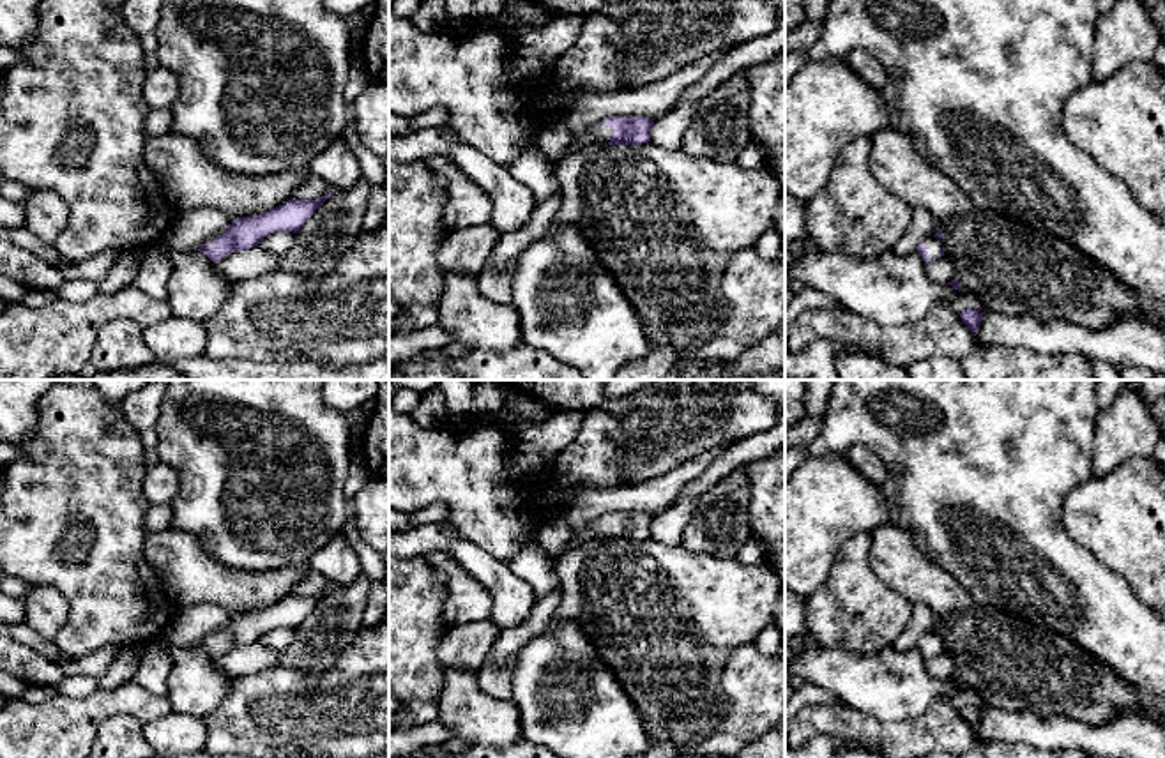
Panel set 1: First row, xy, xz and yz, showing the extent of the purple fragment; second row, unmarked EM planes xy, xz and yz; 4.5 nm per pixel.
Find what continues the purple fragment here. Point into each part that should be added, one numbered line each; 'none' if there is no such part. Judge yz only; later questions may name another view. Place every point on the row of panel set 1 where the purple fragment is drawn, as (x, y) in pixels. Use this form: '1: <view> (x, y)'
1: yz (934, 244)

